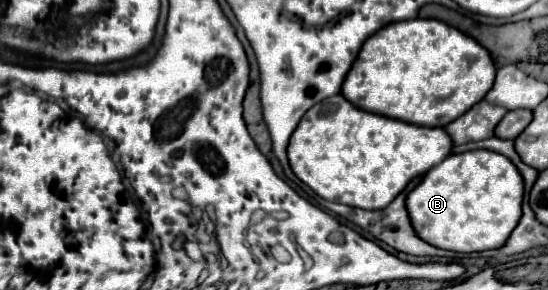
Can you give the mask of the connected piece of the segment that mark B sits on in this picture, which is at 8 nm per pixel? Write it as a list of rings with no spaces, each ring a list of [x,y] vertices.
[[[476,149],[454,153],[432,167],[420,185],[410,191],[406,207],[418,237],[426,243],[448,251],[474,253],[498,249],[506,243],[520,221],[522,201],[524,179],[518,175],[516,165],[504,155]]]

